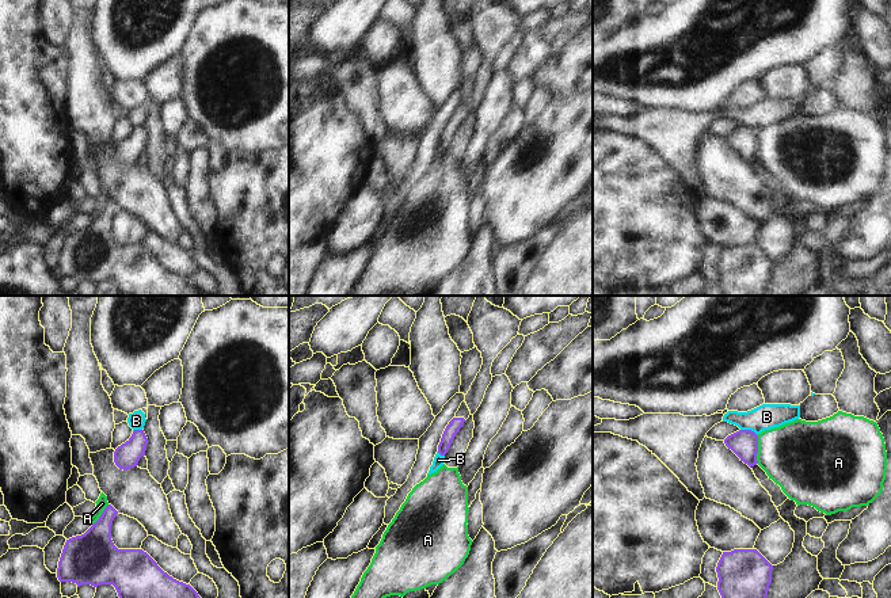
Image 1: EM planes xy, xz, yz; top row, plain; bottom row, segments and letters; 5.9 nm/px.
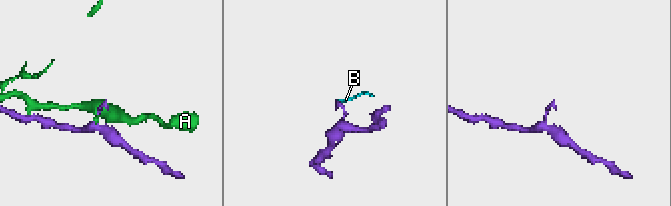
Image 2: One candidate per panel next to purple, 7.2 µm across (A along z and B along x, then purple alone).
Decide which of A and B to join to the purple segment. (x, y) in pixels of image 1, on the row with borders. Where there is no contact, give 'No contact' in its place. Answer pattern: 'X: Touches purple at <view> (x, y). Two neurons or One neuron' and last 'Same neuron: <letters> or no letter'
A: Touches purple at yz (757, 449). Two neurons
B: Touches purple at yz (749, 430). Two neurons
Same neuron: no letter

